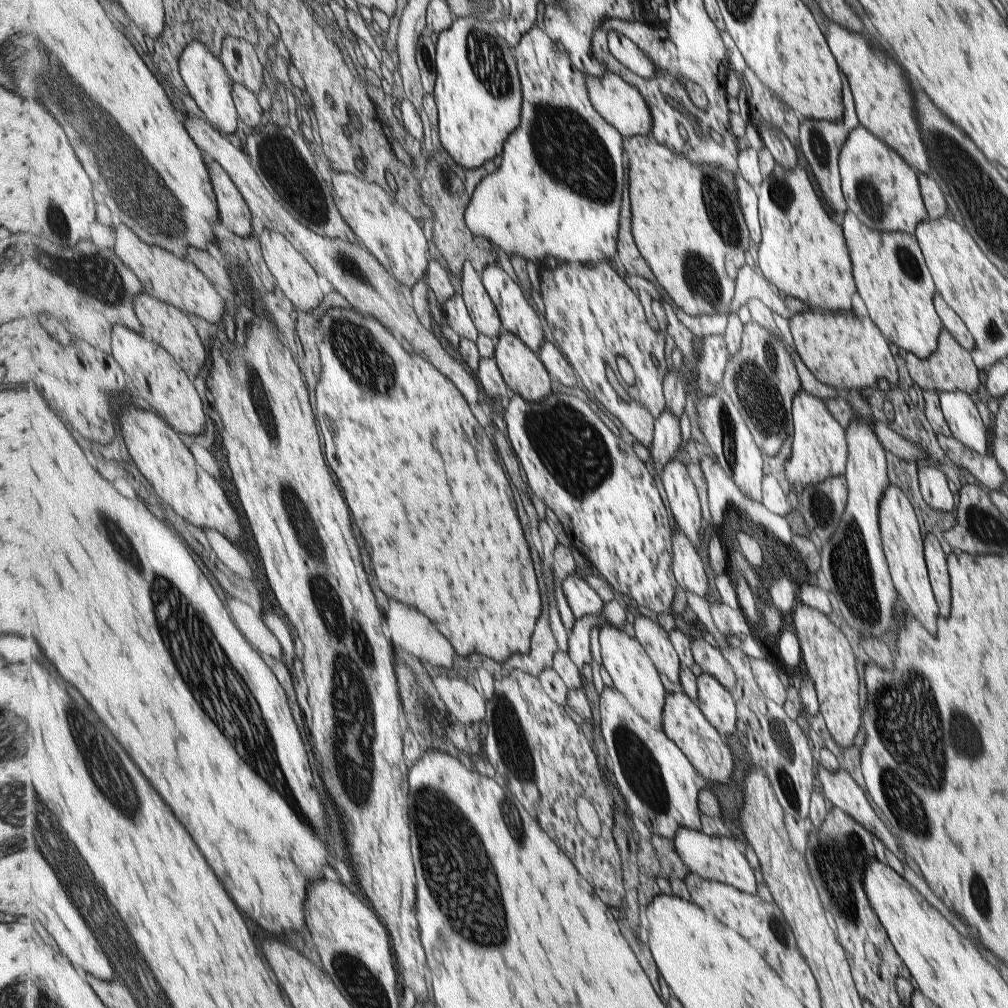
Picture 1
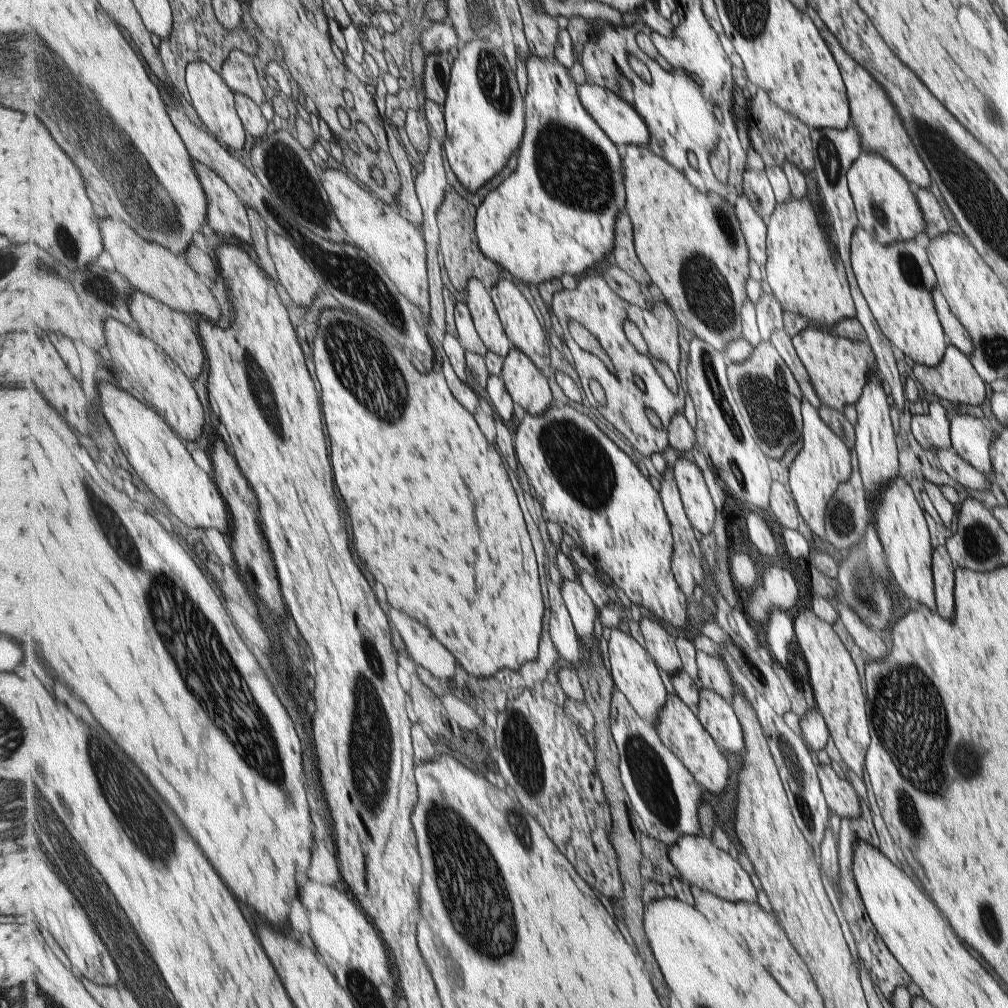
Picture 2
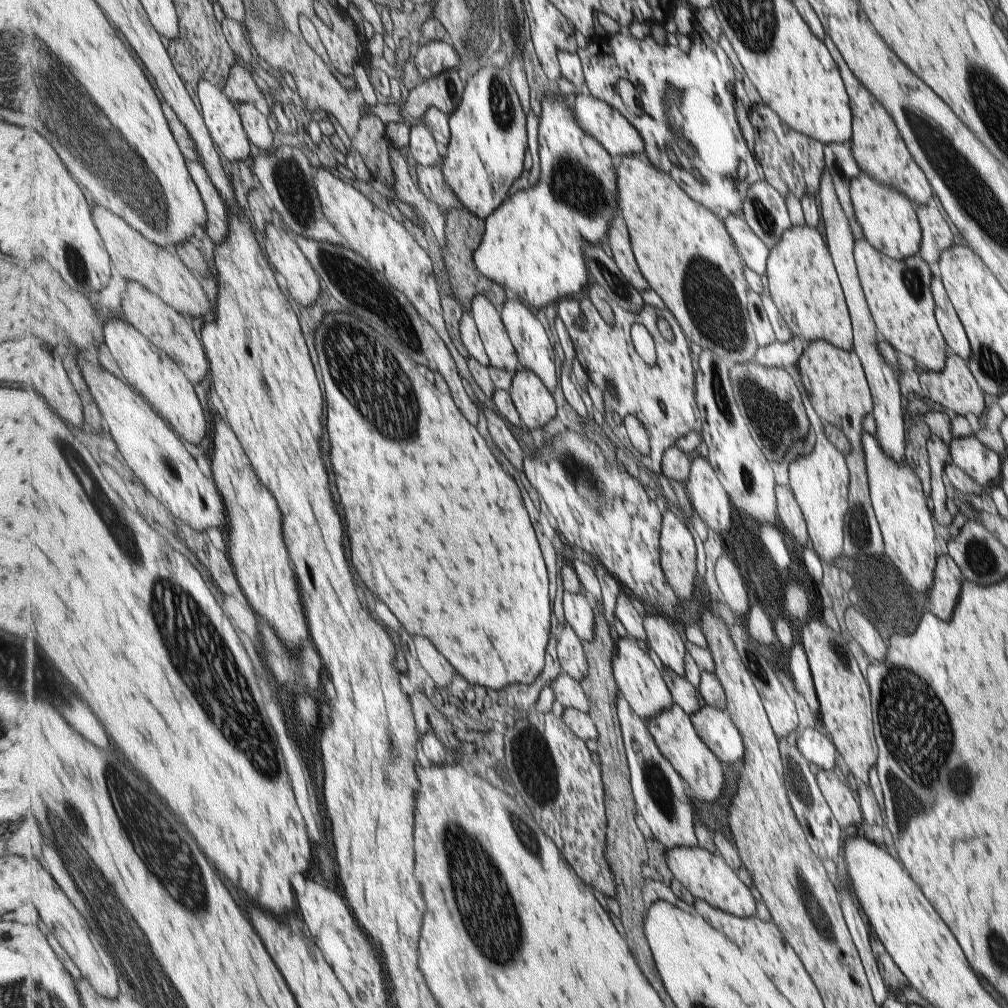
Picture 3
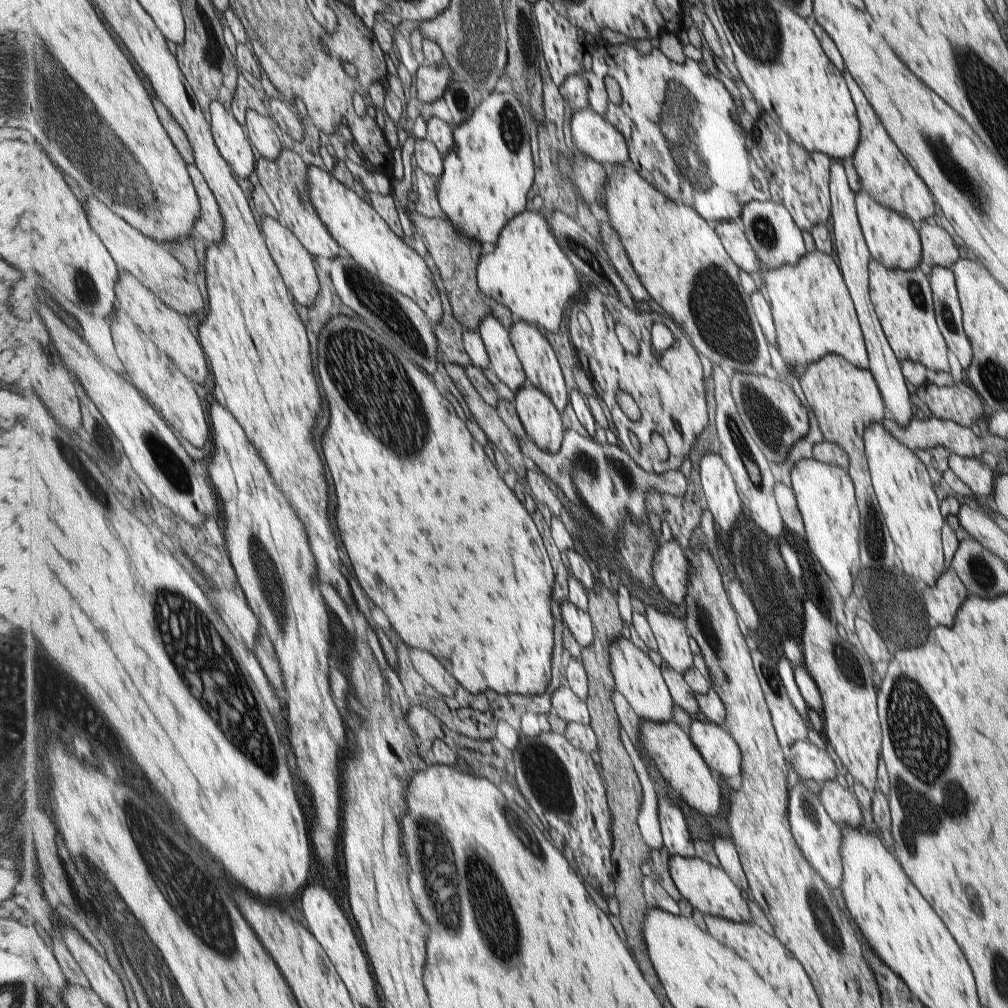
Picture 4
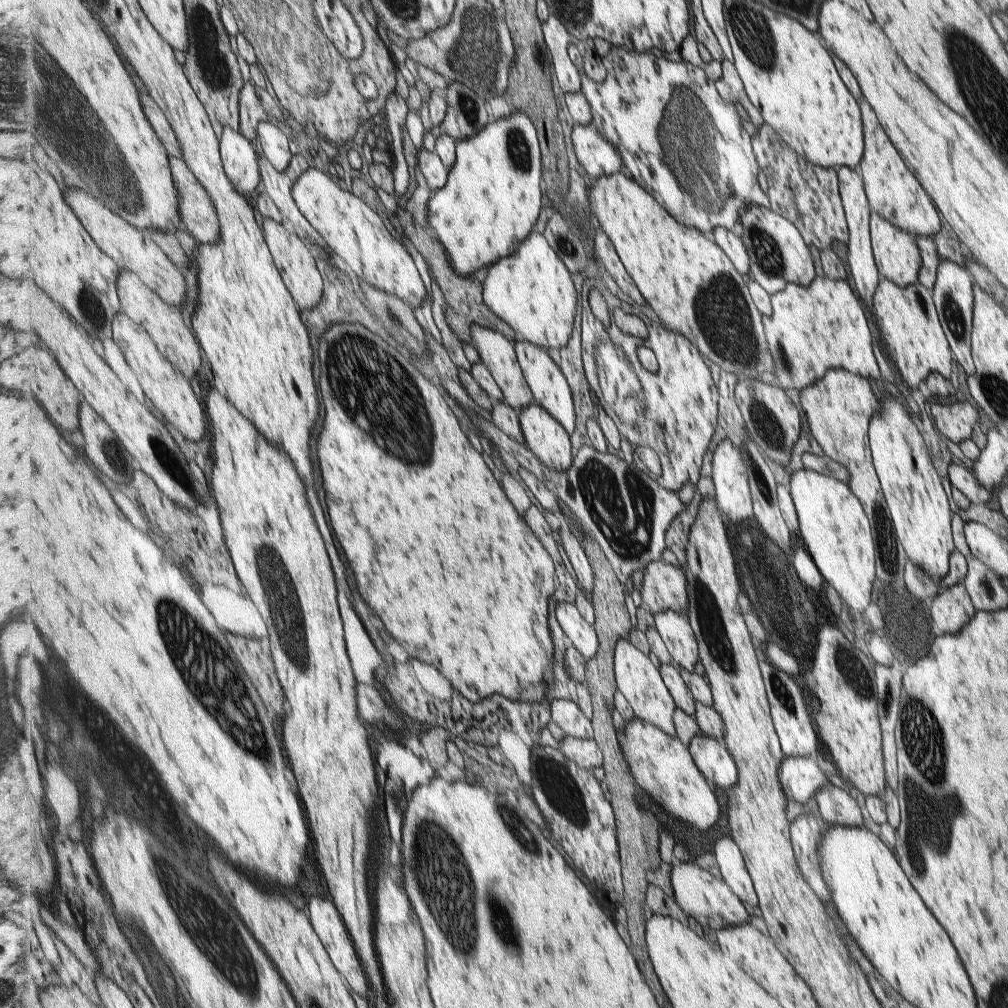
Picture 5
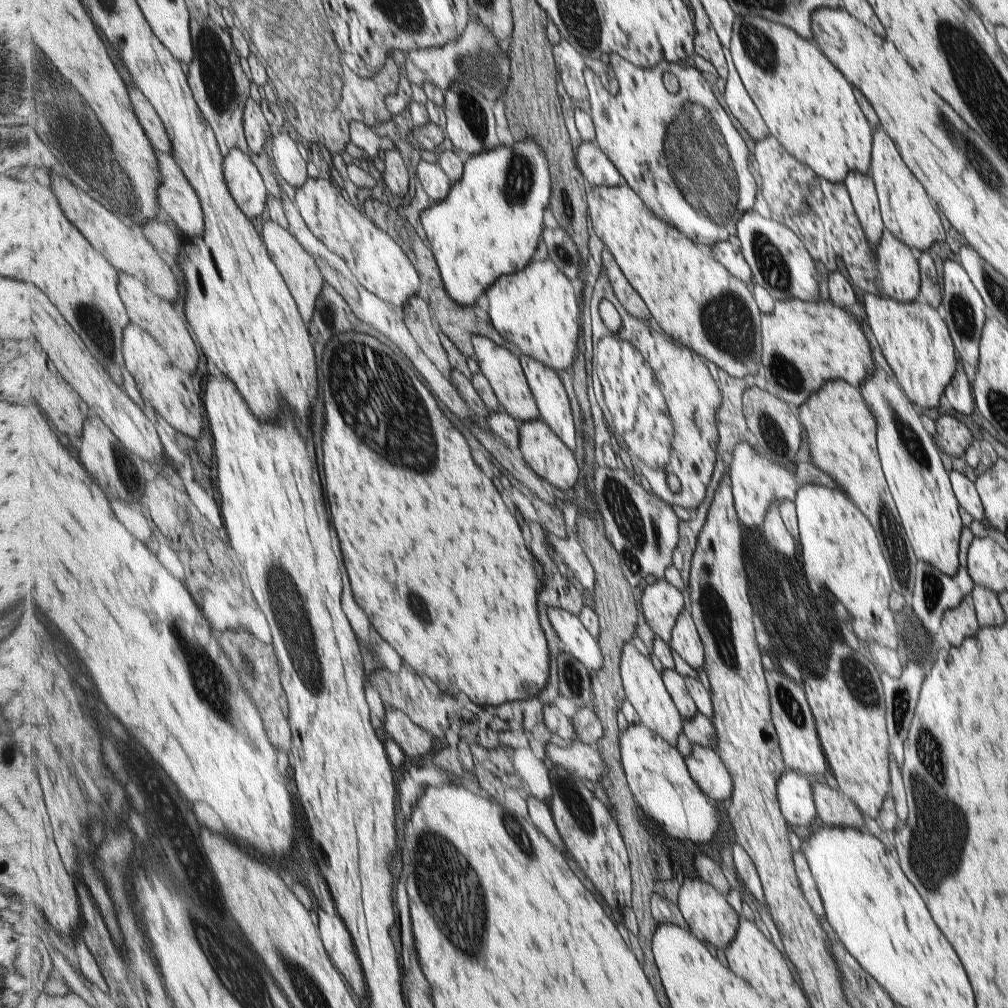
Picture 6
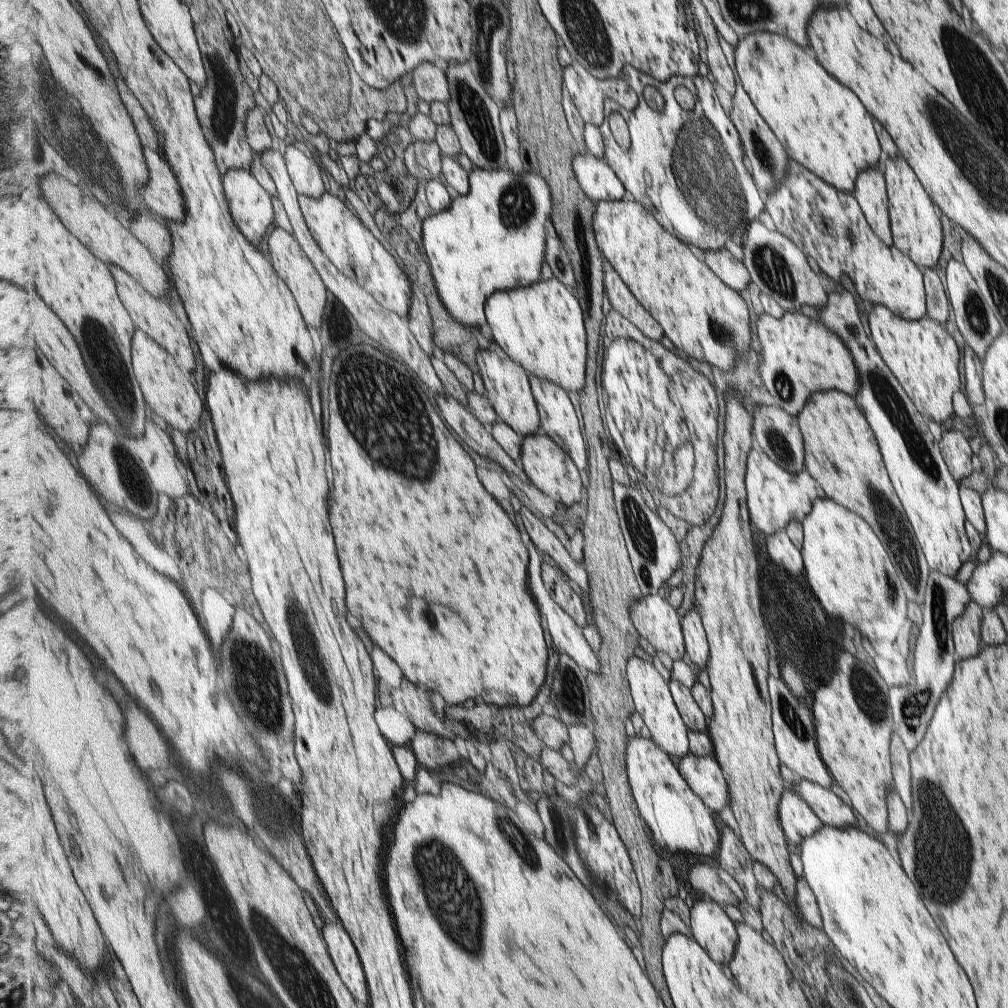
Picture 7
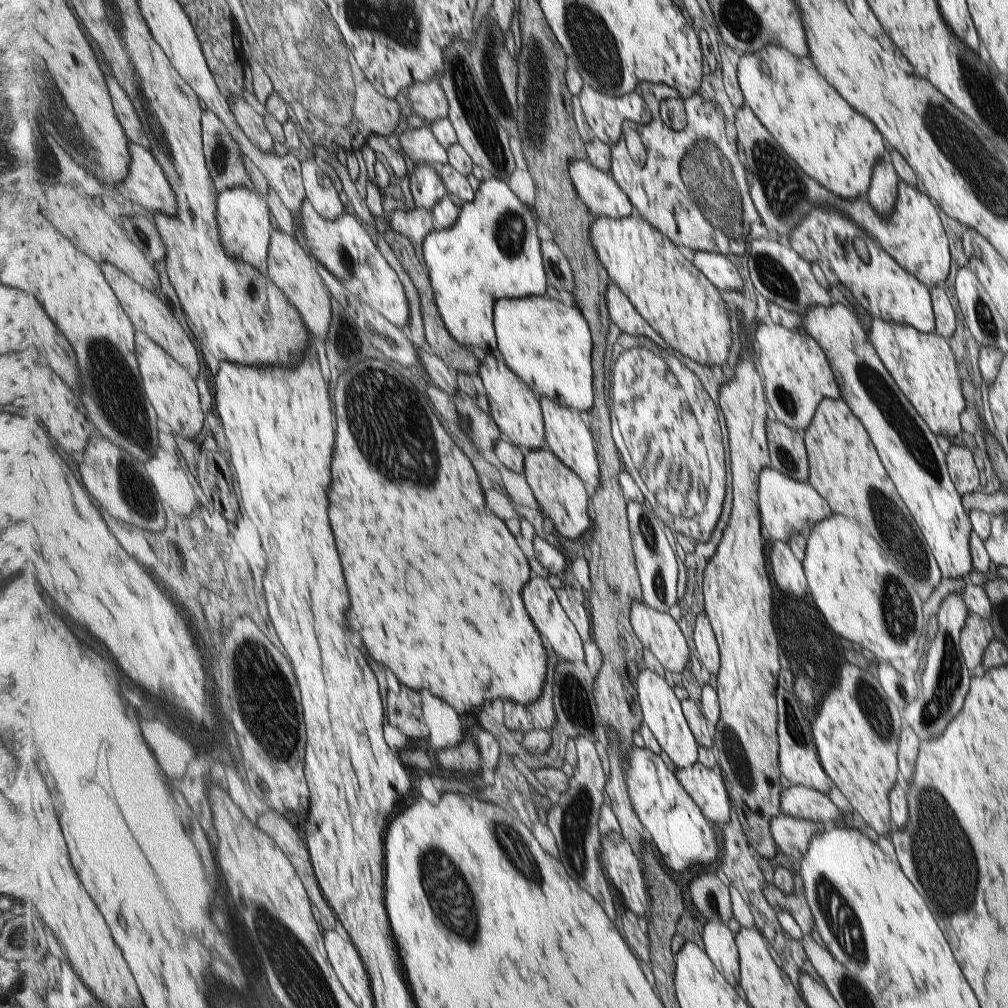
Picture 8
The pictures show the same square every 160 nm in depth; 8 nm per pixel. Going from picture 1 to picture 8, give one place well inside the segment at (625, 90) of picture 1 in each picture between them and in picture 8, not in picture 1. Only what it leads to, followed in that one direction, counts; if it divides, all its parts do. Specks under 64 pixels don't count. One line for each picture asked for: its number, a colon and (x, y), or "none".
2: (619, 119)
3: (610, 127)
4: (592, 133)
5: (596, 154)
6: (599, 170)
7: (600, 182)
8: (602, 195)

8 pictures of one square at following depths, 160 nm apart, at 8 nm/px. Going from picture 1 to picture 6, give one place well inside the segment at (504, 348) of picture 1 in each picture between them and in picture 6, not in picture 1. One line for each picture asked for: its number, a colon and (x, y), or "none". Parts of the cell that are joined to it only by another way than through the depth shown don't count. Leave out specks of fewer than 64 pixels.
2: (527, 384)
3: (535, 402)
4: (542, 420)
5: (552, 444)
6: (544, 451)

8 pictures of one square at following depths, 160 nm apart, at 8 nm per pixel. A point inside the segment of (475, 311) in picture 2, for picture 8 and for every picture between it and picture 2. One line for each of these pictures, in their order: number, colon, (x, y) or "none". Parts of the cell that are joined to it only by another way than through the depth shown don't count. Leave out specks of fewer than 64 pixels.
3: (499, 345)
4: (506, 363)
5: (498, 353)
6: (503, 368)
7: (508, 387)
8: (515, 407)

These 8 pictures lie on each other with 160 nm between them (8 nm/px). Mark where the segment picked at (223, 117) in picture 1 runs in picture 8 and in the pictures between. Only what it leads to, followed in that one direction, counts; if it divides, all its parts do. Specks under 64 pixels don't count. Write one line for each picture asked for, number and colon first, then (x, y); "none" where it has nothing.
2: (213, 99)
3: (223, 117)
4: (232, 138)
5: (241, 162)
6: (247, 184)
7: (250, 202)
8: (245, 219)

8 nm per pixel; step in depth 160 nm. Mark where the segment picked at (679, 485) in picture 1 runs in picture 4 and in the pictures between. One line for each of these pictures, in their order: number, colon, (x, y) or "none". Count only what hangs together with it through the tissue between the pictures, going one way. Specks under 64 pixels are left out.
2: (697, 502)
3: (706, 495)
4: (720, 495)

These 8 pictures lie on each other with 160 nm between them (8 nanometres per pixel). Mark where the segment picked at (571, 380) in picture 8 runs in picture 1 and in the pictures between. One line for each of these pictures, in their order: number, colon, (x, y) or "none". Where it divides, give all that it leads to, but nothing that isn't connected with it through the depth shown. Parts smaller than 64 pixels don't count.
1: (559, 191)
2: (556, 214)
3: (534, 242)
4: (528, 272)
5: (532, 290)
6: (536, 310)
7: (543, 327)

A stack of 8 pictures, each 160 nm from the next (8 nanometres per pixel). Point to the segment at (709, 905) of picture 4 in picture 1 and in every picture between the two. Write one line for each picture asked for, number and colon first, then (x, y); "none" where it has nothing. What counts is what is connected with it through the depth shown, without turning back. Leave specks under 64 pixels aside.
1: (717, 859)
2: (700, 863)
3: (707, 876)

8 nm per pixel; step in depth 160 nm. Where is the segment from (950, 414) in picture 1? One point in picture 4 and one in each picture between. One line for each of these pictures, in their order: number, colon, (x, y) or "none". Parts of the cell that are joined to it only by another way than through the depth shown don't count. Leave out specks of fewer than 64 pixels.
2: (970, 438)
3: (981, 465)
4: (973, 473)

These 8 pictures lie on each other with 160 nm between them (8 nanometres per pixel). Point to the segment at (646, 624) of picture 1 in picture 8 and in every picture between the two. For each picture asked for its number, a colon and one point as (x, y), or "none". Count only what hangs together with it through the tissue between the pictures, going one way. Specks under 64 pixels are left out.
2: (662, 646)
3: (664, 639)
4: (671, 632)
5: (675, 629)
6: (685, 640)
7: (696, 643)
8: (705, 646)

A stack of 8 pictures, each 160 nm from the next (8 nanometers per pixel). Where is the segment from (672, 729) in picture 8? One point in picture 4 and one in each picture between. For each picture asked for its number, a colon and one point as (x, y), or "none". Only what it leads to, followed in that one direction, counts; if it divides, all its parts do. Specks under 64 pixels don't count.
4: (637, 678)
5: (639, 679)
6: (645, 687)
7: (654, 700)

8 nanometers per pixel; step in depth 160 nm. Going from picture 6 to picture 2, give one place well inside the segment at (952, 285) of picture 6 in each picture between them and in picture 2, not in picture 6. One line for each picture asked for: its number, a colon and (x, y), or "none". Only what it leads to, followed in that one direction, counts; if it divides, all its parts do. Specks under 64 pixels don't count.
2: (954, 332)
3: (948, 324)
4: (948, 316)
5: (952, 292)

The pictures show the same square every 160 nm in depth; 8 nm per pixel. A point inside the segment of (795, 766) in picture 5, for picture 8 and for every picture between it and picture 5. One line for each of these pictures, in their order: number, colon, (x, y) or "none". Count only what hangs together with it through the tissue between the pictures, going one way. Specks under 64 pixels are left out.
6: (793, 789)
7: (797, 821)
8: (791, 835)

